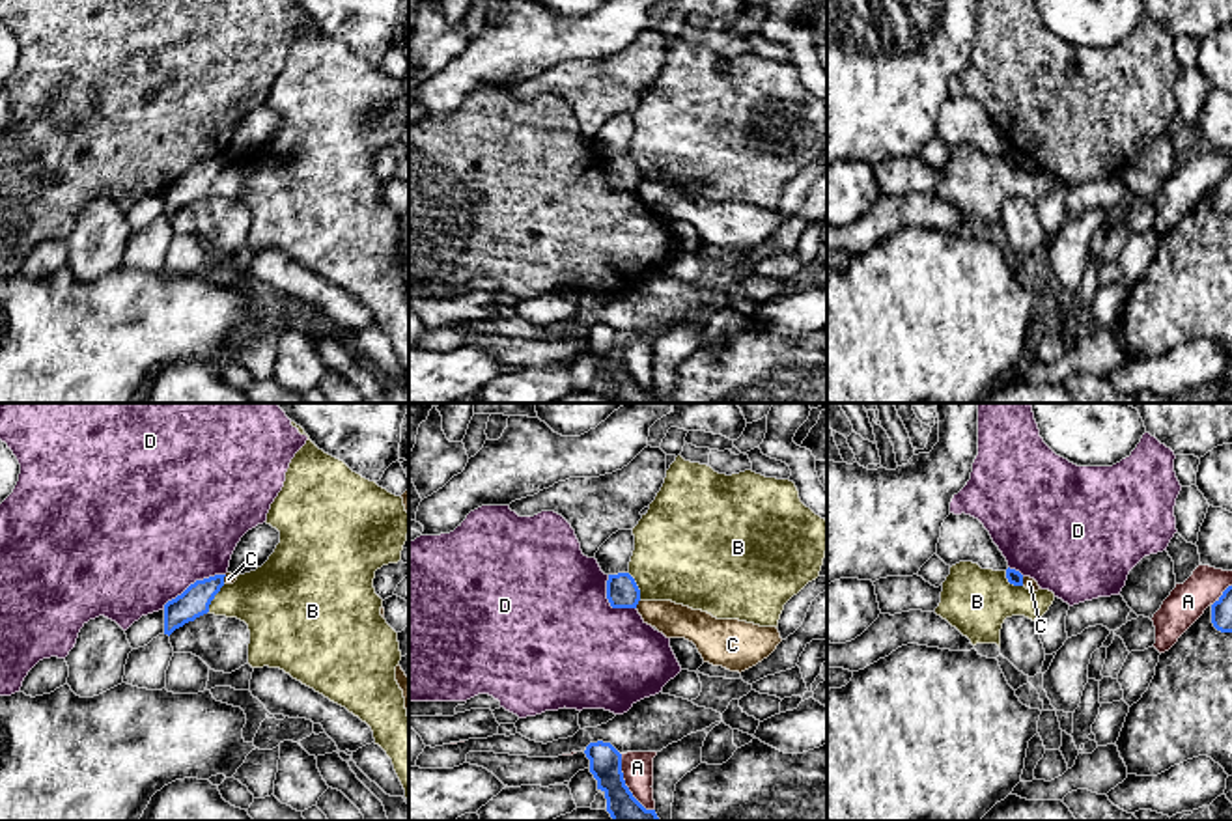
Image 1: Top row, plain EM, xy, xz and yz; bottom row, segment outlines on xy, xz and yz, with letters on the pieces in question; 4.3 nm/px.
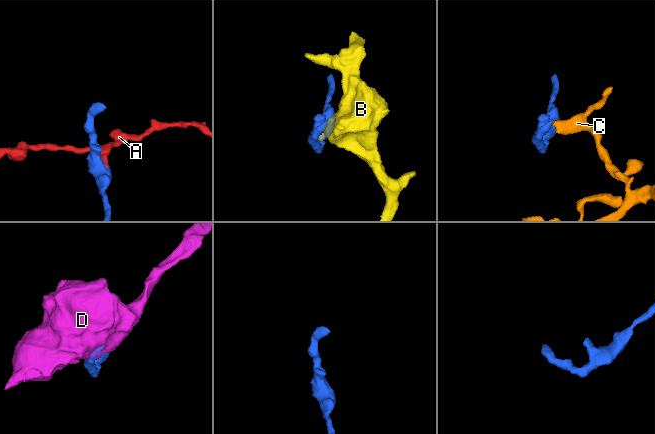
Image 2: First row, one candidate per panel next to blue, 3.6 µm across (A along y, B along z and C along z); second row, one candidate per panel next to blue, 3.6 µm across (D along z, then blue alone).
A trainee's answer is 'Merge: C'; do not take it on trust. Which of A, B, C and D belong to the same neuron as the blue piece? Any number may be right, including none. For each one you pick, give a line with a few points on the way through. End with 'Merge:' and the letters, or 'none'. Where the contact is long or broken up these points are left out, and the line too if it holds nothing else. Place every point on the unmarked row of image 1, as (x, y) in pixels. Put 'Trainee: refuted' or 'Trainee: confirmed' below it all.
Merge: none
Trainee: refuted

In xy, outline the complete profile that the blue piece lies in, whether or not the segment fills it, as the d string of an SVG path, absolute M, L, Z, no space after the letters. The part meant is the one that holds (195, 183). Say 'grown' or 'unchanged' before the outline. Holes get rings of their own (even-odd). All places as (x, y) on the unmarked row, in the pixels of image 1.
unchanged; M215 157L190 166L181 177L164 187L164 216L209 194L209 187L224 168L226 157Z

